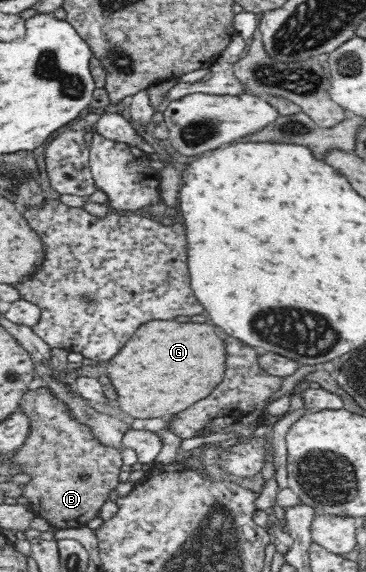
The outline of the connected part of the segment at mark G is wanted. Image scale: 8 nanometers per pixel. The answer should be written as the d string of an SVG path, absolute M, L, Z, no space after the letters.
M174 319L158 320L158 322L150 321L140 326L140 328L130 337L130 340L126 342L126 346L124 346L122 350L118 350L118 352L110 358L110 361L104 365L108 371L108 379L111 381L112 386L115 386L117 393L116 400L123 412L135 419L166 418L187 410L201 399L206 399L208 394L211 394L212 390L214 390L216 386L220 385L225 374L224 341L222 341L222 338L218 338L218 336L216 336L214 326L210 326L210 324L194 324L192 321L180 323L174 321Z

